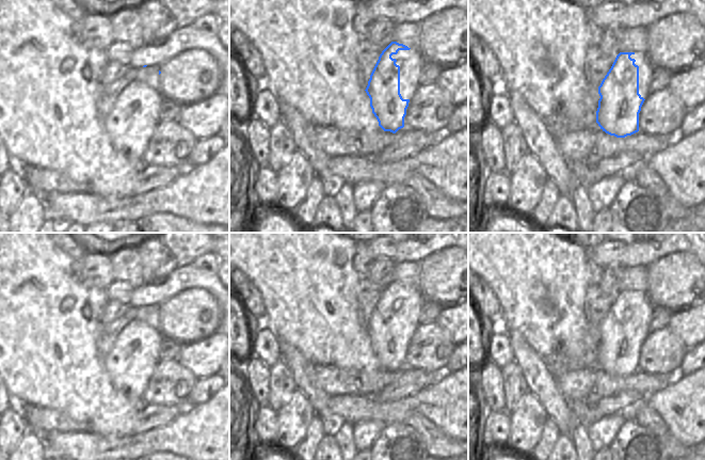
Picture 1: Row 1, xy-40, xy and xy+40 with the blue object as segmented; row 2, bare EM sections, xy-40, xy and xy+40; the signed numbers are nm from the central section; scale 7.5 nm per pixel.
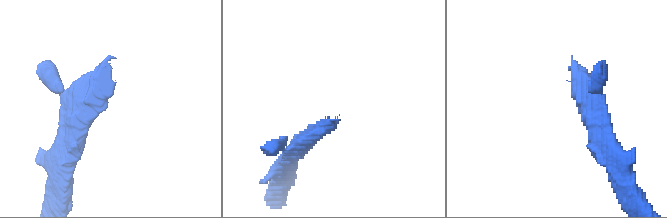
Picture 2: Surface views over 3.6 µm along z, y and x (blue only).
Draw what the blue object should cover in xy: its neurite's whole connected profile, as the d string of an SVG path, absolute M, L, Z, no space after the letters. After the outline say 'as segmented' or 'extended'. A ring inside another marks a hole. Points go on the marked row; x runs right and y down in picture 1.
M391 42L380 54L366 88L366 96L357 110L341 96L334 100L332 127L316 131L306 124L306 134L316 148L321 148L329 157L373 157L397 139L396 133L404 127L404 117L410 99L400 94L400 66L392 54L399 50L410 50L407 46Z; extended

